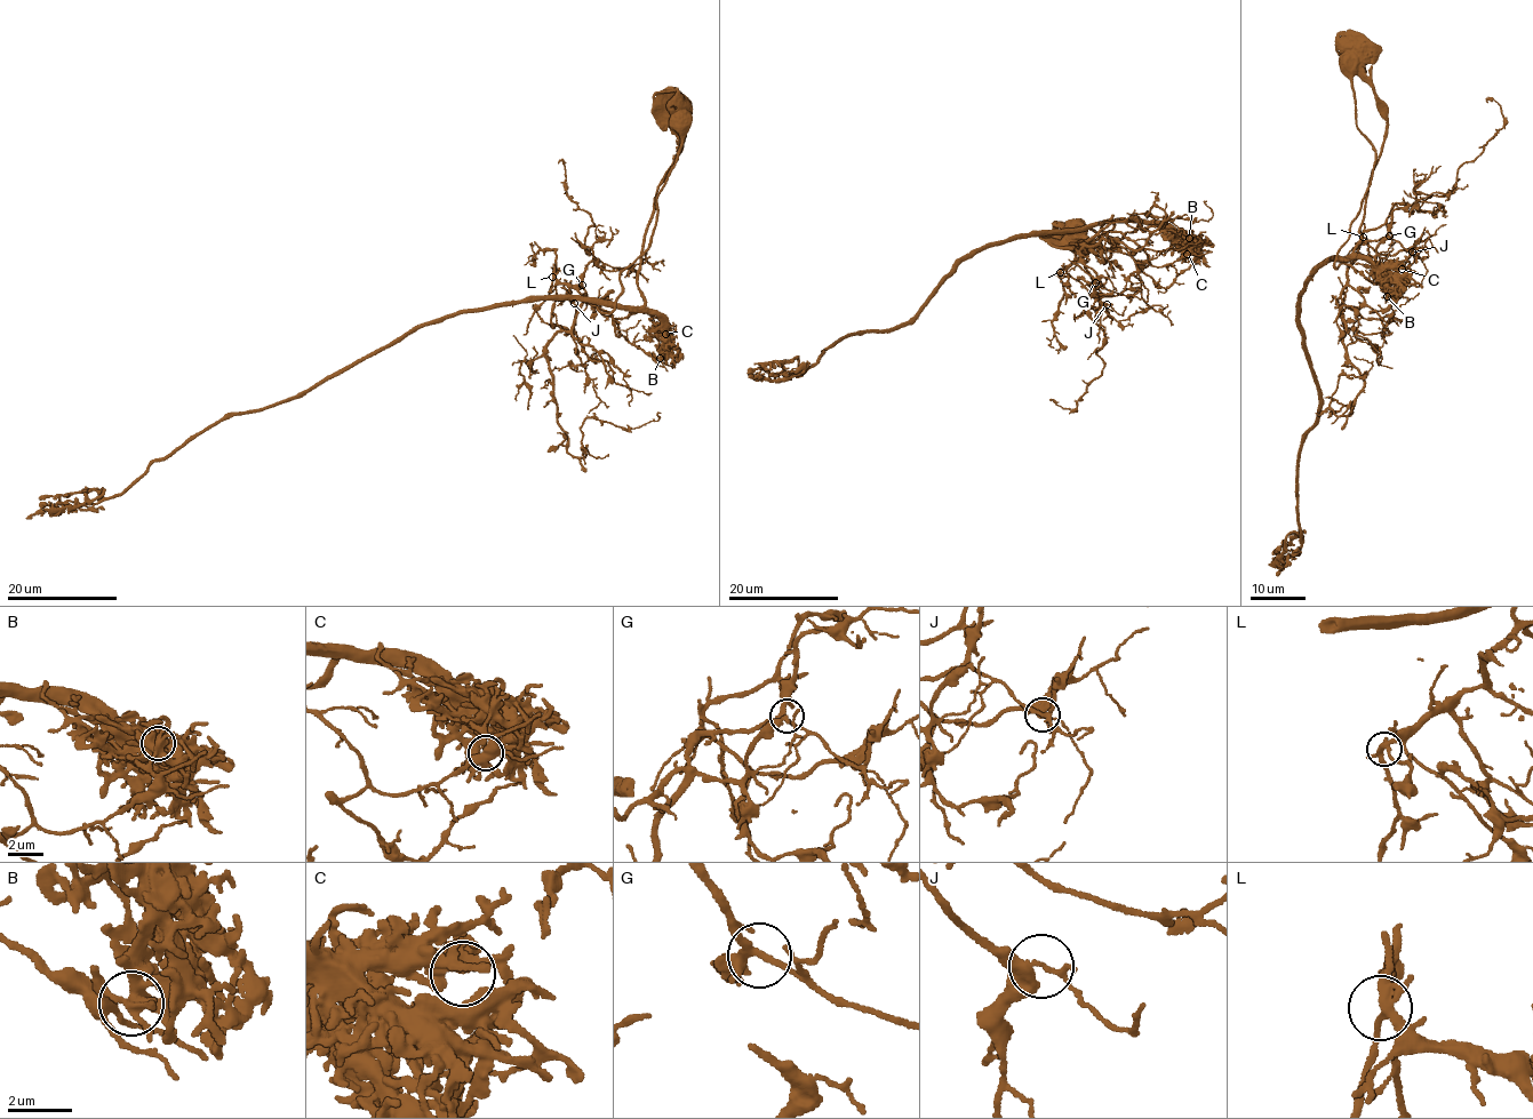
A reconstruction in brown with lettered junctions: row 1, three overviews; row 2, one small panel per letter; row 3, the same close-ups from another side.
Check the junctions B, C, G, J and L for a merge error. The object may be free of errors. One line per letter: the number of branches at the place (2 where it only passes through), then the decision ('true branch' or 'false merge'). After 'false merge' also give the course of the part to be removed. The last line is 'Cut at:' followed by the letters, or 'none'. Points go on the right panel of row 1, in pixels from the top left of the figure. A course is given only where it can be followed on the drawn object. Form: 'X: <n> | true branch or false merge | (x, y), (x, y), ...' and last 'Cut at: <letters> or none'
B: 6 | false merge | (1387, 297), (1400, 285), (1350, 257), (1342, 344), (1364, 385), (1340, 415), (1339, 375), (1372, 367), (1355, 357)
C: 7 | true branch
G: 4 | true branch
J: 4 | true branch
L: 5 | true branch
Cut at: B

